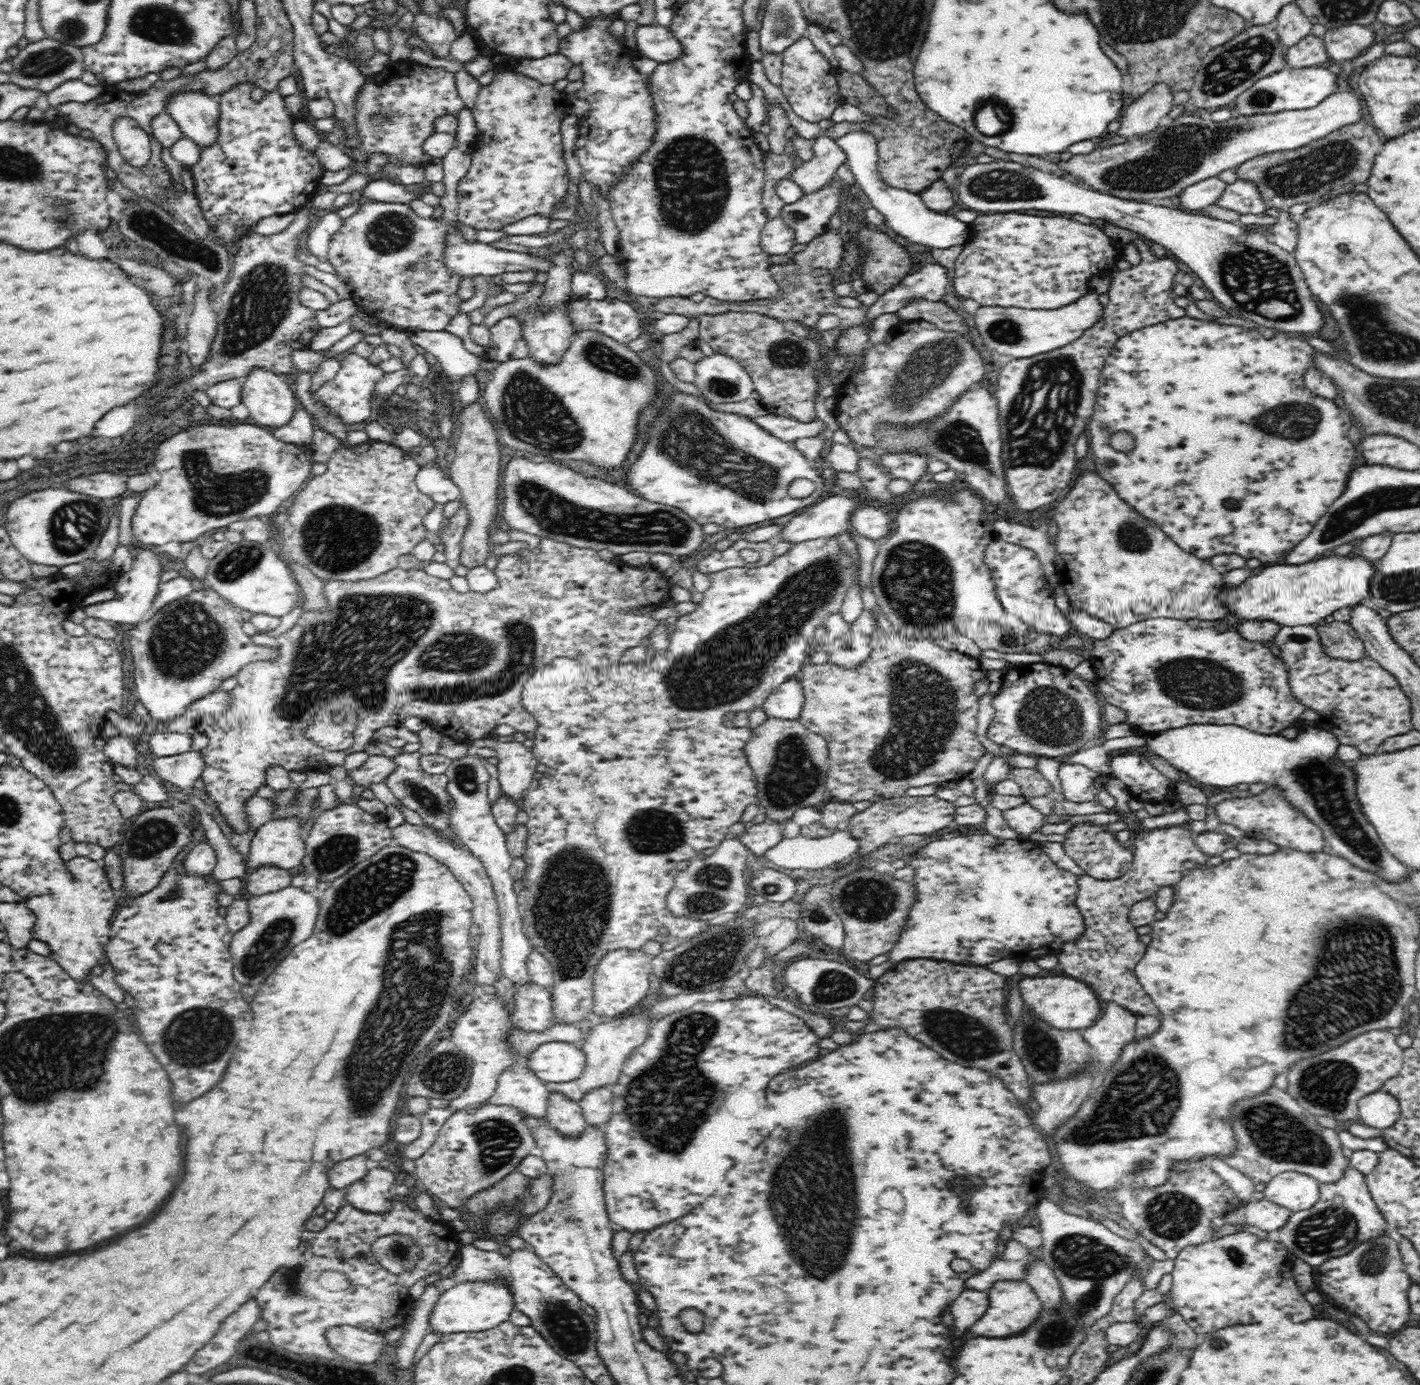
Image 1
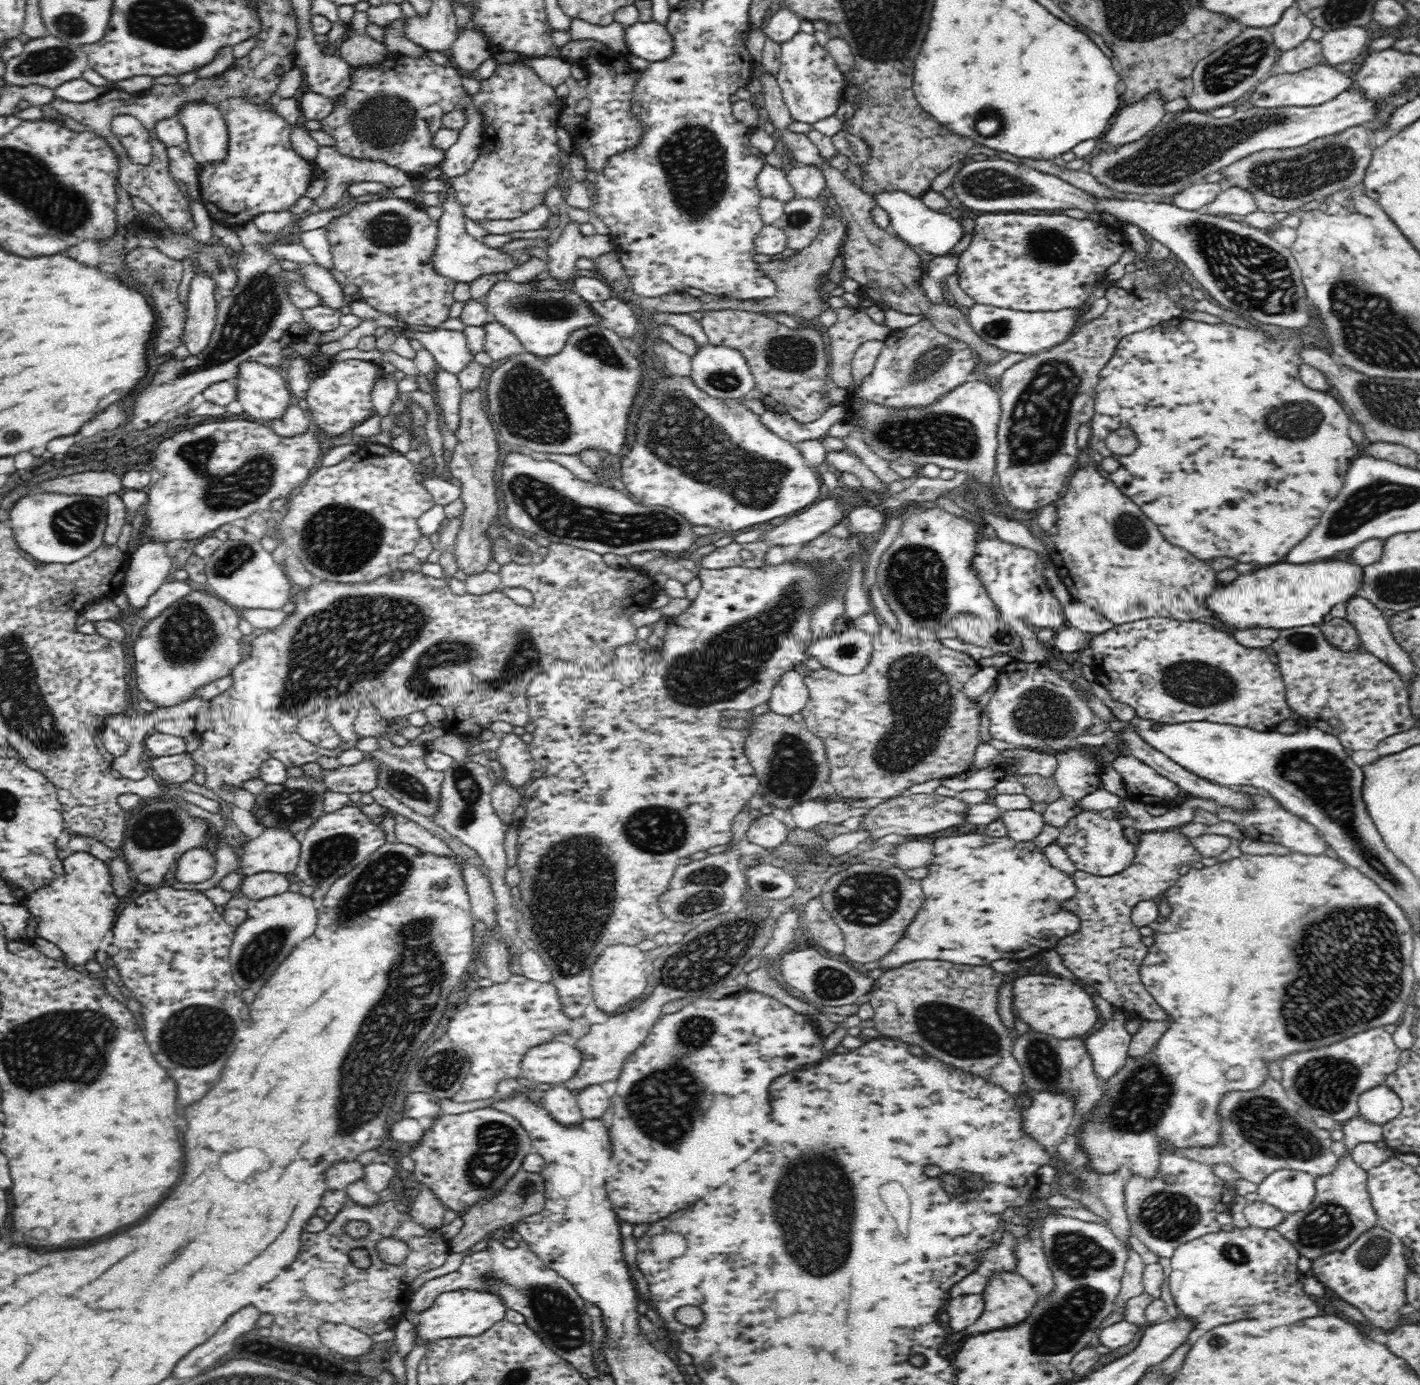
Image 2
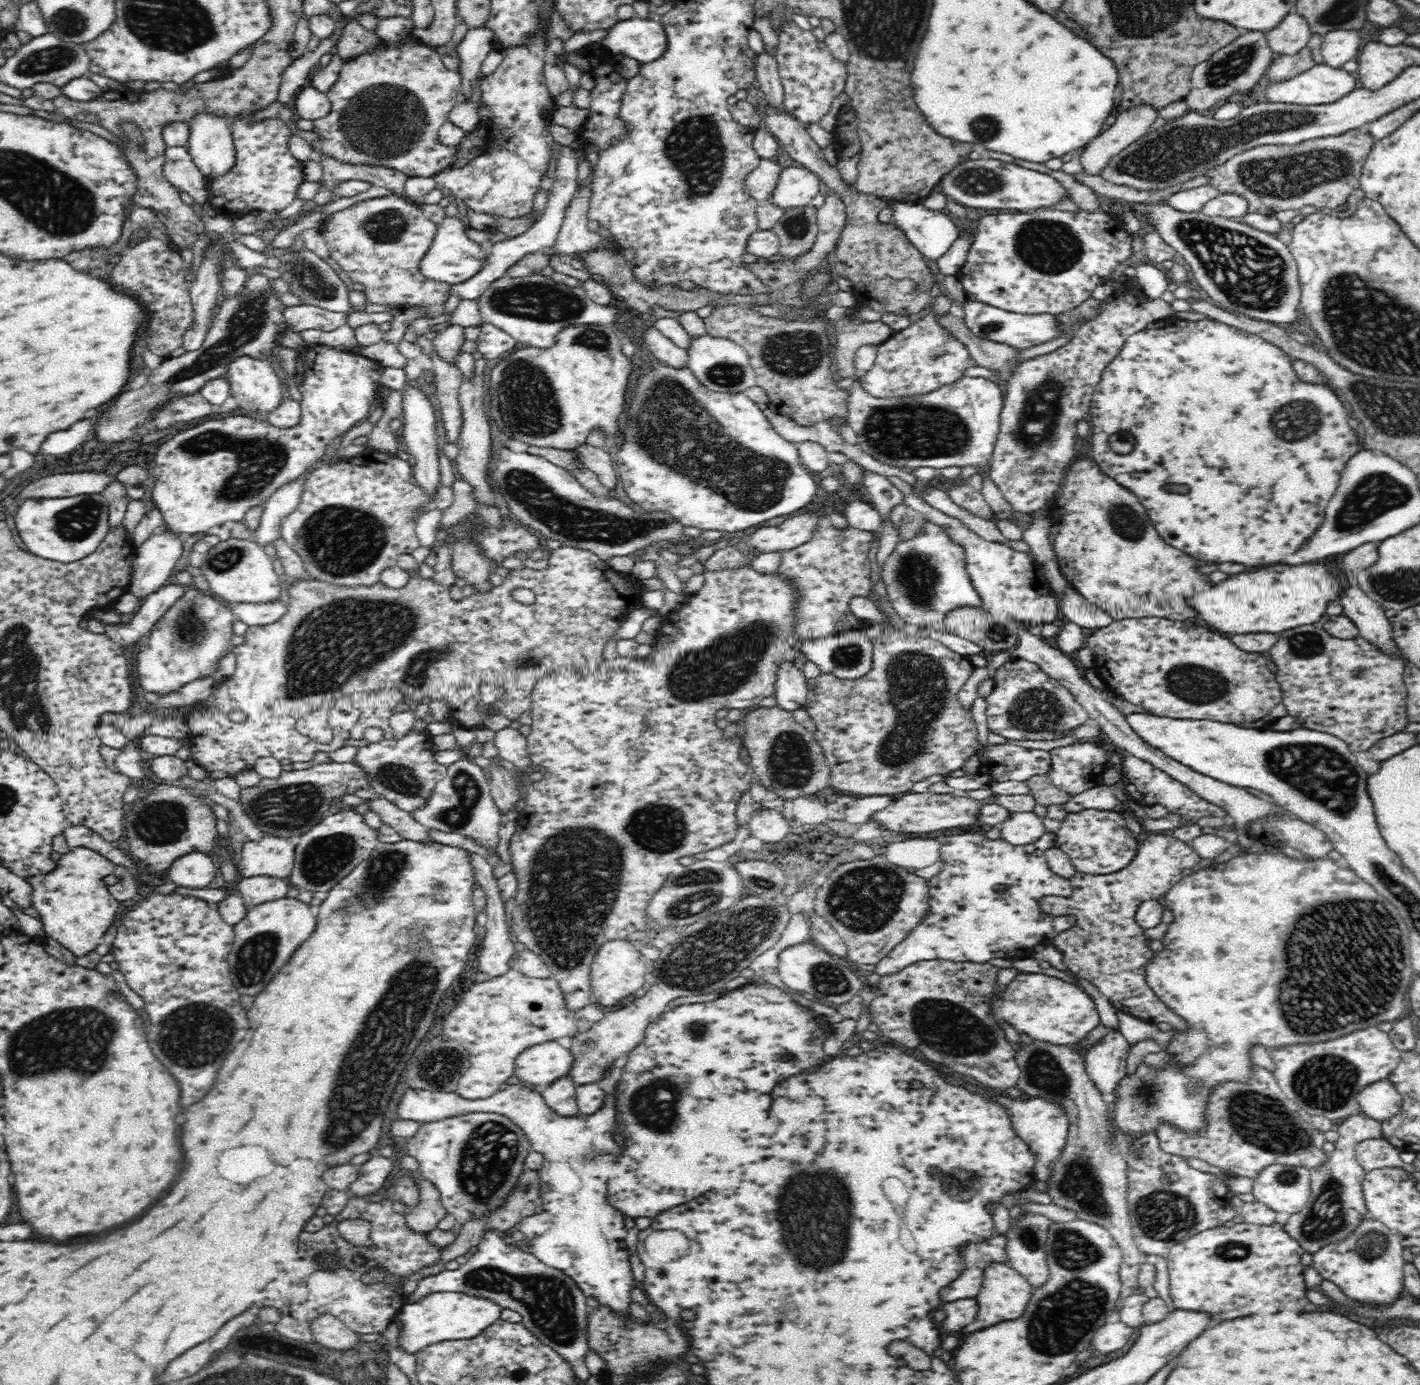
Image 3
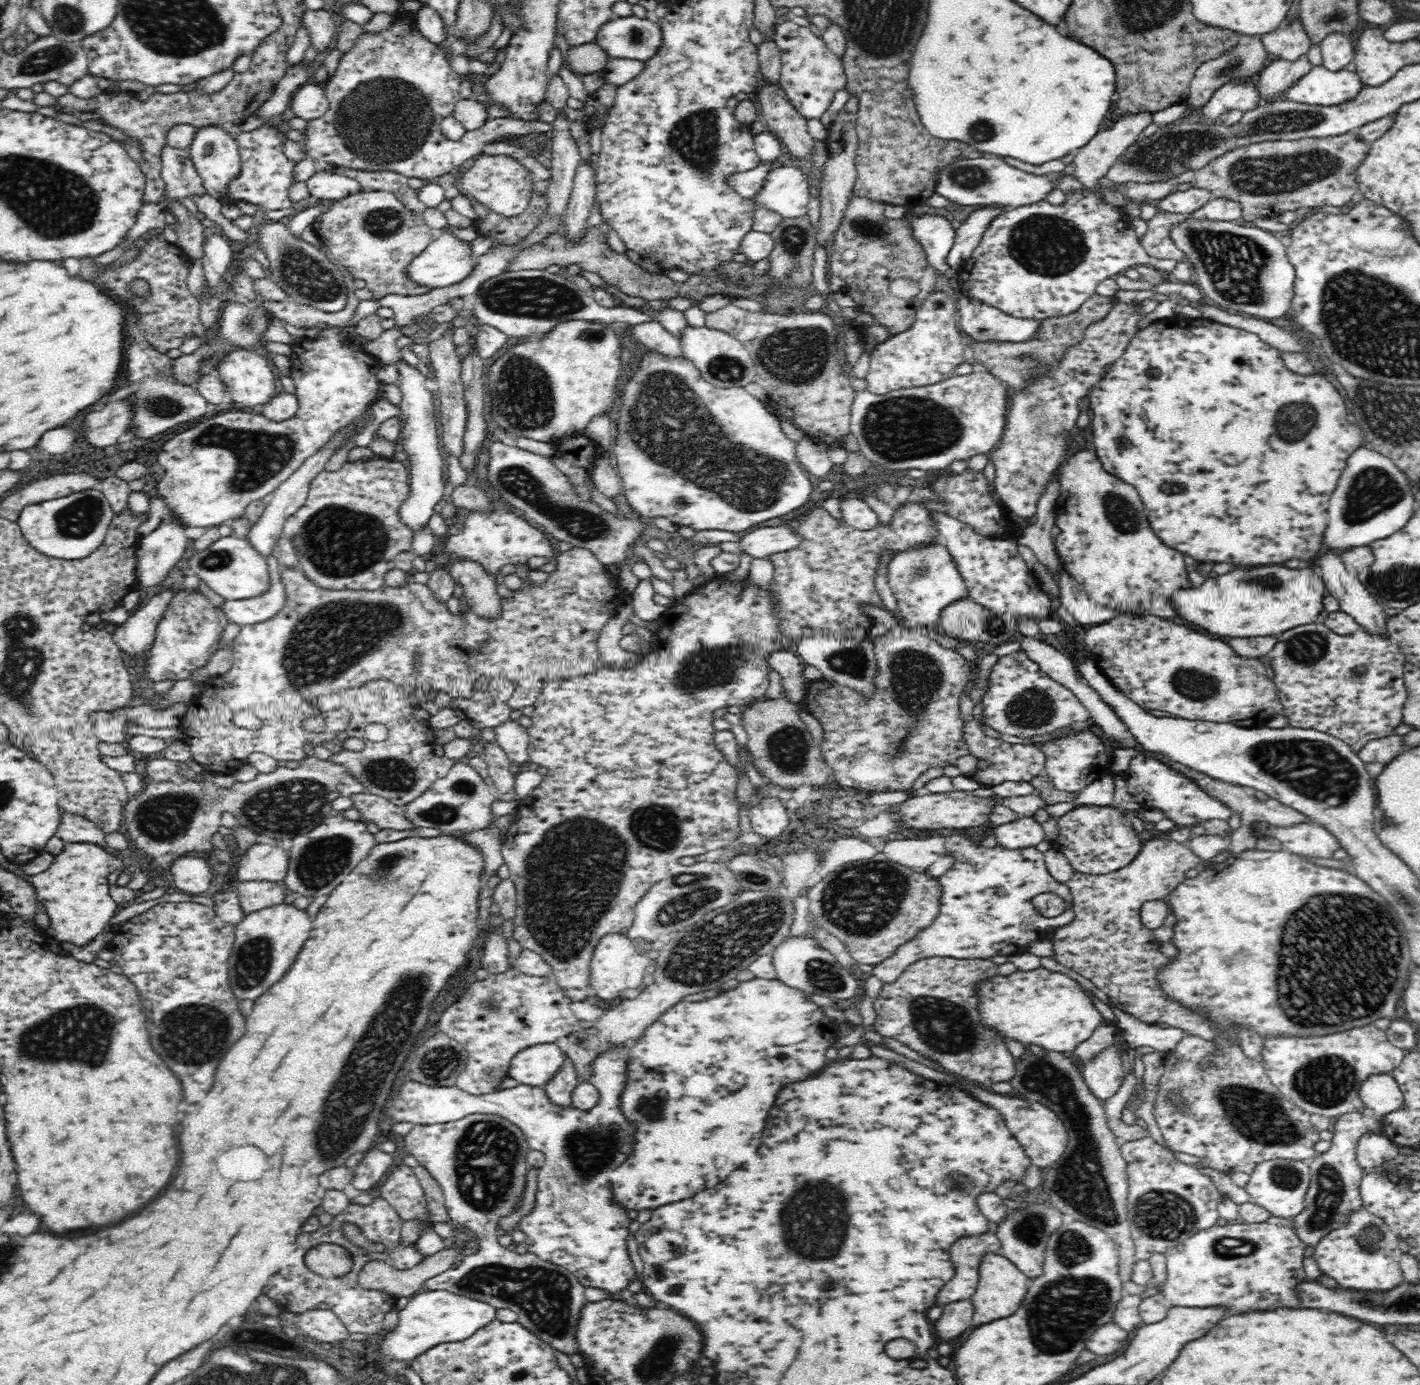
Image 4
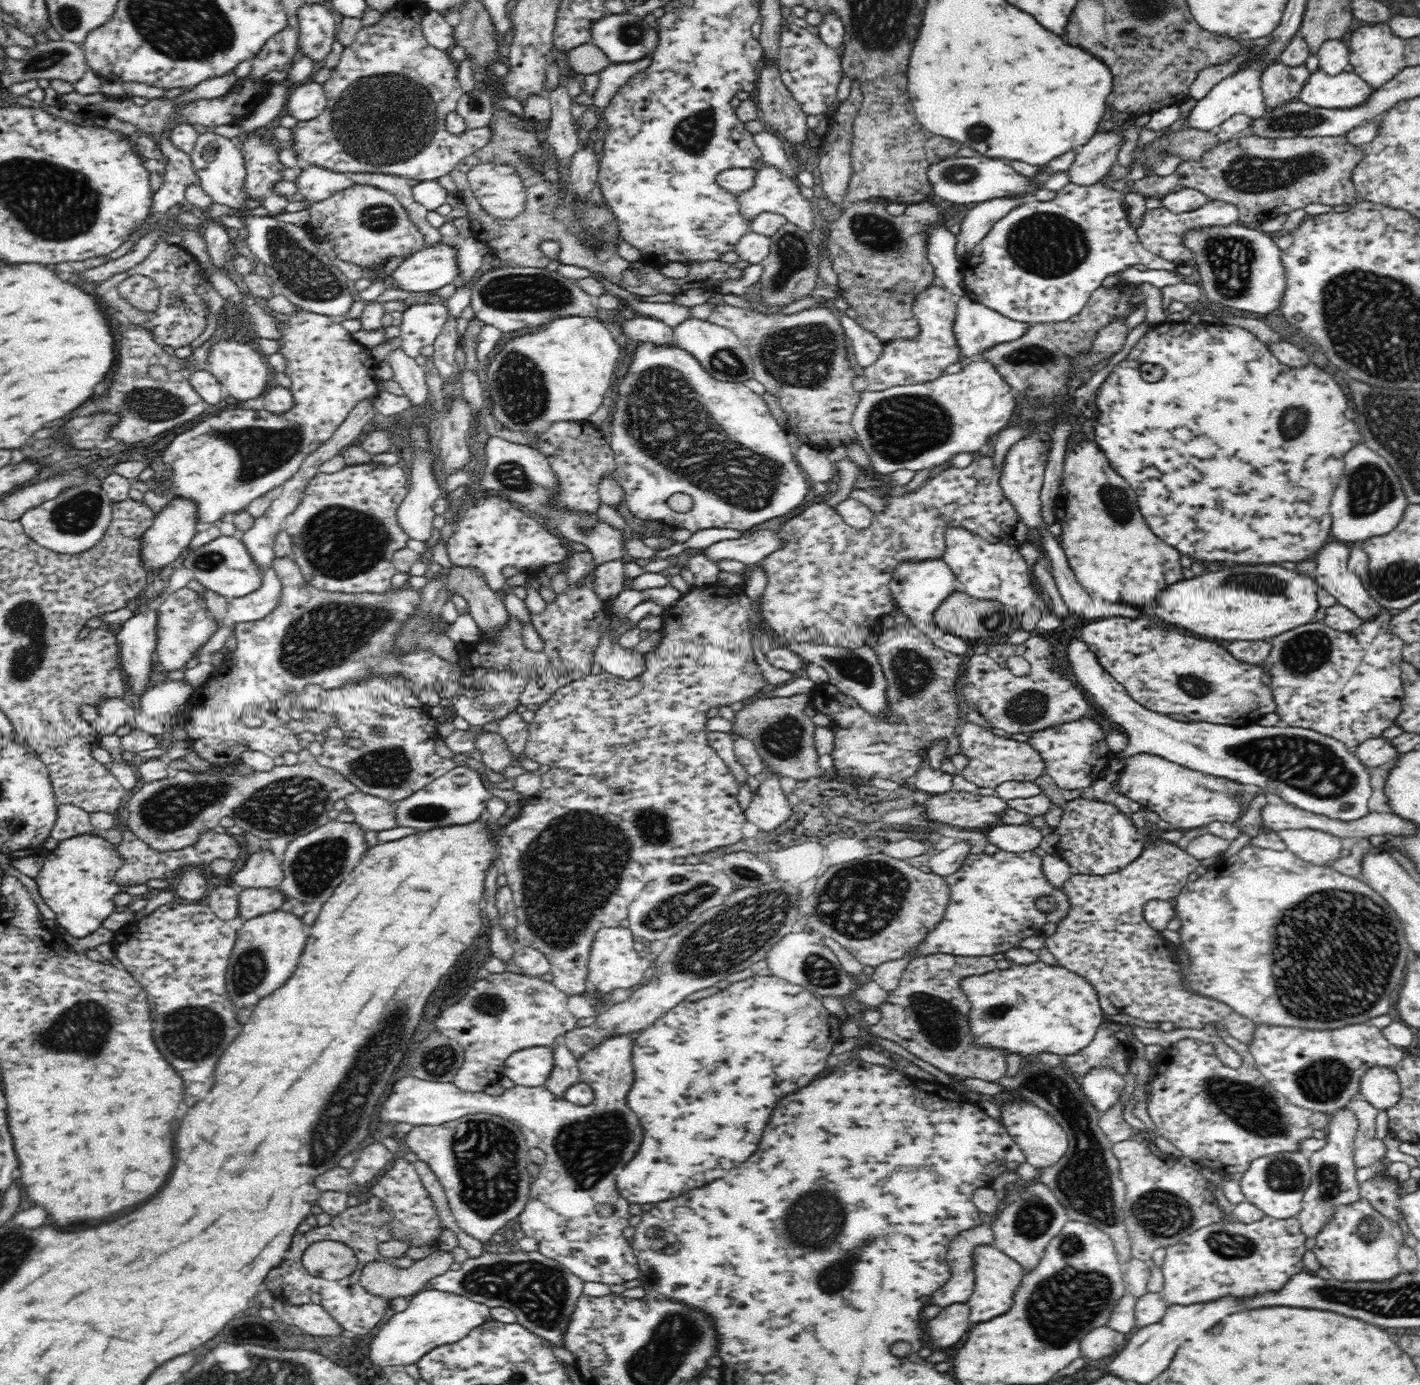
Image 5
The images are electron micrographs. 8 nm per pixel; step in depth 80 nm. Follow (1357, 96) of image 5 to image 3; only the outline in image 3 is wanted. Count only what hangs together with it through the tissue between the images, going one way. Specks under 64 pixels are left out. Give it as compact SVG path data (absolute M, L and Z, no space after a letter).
M1322 63L1294 78L1268 85L1265 100L1302 105L1330 104L1359 86L1353 73Z

